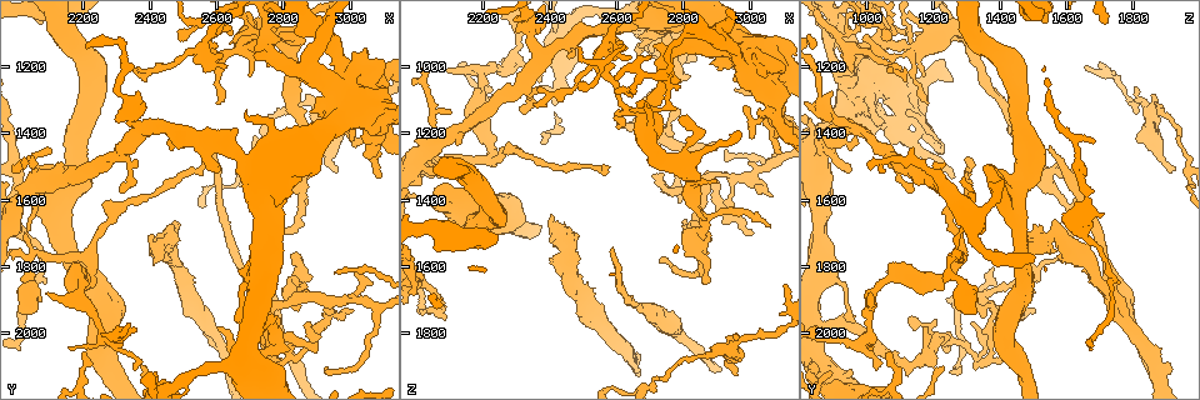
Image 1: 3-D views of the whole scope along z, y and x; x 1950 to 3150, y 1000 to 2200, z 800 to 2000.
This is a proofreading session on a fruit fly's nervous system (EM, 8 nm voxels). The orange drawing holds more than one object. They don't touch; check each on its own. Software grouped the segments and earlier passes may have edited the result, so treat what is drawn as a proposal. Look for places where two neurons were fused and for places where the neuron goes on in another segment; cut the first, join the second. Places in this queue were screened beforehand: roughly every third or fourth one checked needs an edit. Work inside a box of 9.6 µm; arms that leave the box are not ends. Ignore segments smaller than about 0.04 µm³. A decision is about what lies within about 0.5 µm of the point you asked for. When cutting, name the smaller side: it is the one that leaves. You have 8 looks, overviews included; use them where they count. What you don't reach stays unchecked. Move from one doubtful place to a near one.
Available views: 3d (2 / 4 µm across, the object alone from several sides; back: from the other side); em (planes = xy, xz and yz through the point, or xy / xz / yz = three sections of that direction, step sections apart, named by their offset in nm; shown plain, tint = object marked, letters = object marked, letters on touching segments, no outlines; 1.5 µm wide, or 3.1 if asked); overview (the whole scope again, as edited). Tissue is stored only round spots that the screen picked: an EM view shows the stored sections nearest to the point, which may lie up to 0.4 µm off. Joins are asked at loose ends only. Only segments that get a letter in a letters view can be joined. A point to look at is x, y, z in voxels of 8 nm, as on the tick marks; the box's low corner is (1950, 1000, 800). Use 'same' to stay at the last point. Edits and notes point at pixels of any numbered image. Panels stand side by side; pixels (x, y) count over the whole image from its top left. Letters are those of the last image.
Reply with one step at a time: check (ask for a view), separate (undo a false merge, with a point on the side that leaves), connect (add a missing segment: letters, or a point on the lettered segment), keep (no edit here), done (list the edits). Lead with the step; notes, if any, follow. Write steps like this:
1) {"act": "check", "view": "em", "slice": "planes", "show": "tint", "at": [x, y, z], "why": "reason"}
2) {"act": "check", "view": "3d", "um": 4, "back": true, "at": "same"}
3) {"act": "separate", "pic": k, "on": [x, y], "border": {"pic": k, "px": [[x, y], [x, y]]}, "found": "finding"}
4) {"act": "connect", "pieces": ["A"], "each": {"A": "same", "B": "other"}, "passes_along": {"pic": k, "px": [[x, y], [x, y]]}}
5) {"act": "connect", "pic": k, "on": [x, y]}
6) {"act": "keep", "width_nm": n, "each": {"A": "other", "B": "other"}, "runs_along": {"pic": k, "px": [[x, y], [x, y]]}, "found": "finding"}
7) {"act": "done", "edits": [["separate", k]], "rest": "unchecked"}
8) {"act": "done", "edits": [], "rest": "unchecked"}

{"act": "check", "view": "em", "slice": "xy", "step": 4, "show": "tint", "at": [2140, 1670, 1460], "why": "arms part here"}

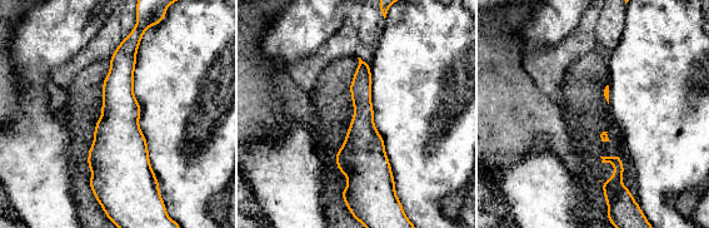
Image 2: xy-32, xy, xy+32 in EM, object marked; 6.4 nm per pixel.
{"act": "check", "view": "em", "slice": "planes", "show": "tint", "at": "same"}

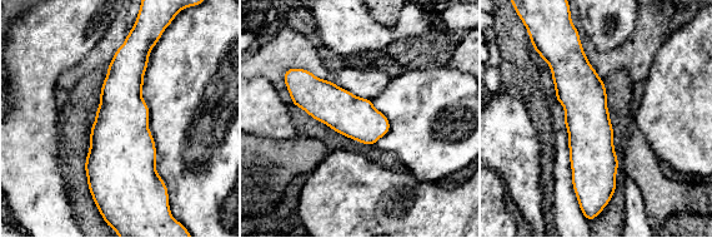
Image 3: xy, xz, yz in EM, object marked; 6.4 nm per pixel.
{"act": "check", "view": "em", "slice": "planes", "show": "letters", "at": "same", "why": "what lies round it"}

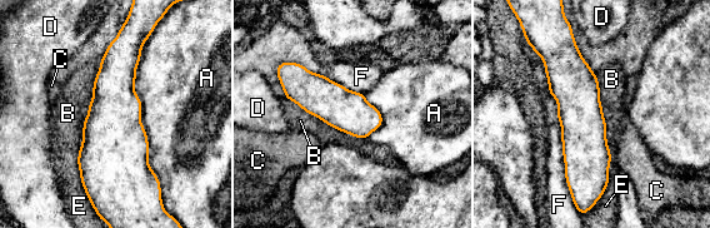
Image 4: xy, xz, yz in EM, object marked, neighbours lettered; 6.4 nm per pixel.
{"act": "keep", "each": {"A": "other", "B": "other", "C": "other", "D": "other", "E": "other", "F": "other"}, "runs_along": {"pic": 4, "px": [[571, 45], [588, 182]]}, "found": "one neuron here"}

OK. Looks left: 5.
{"act": "check", "view": "em", "slice": "yz", "step": 8, "show": "tint", "at": [2580, 1450, 1550], "why": "branch stops here"}

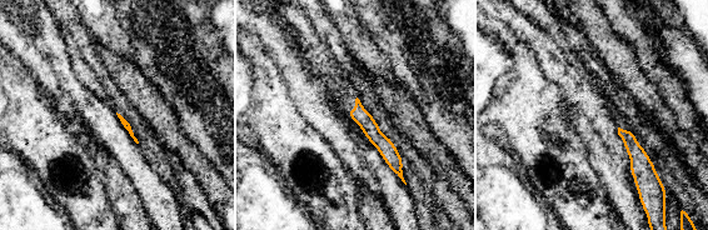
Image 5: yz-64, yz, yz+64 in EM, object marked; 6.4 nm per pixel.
{"act": "check", "view": "em", "slice": "planes", "show": "letters", "at": "same", "why": "another direction"}

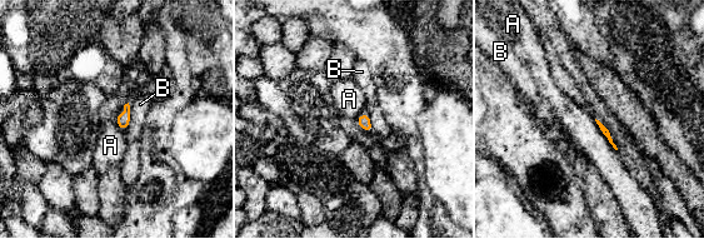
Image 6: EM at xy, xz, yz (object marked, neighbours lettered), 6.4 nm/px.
{"act": "keep", "longest_contact_nm": ["A", 240], "each": {"A": "other", "B": "other"}, "border": {"pic": 6, "px": [[594, 119], [615, 150]]}, "found": "none of them fits"}

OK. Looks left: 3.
{"act": "check", "view": "em", "slice": "xz", "step": 8, "show": "letters", "at": [2520, 1950, 1780], "why": "free end"}

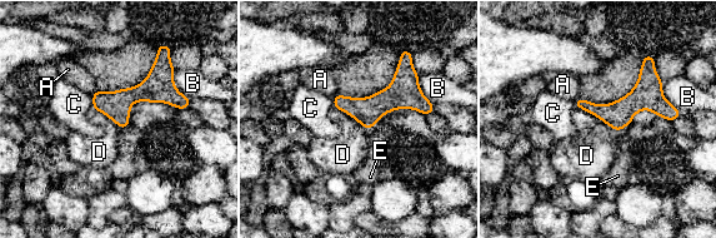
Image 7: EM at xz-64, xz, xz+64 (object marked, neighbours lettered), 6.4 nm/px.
{"act": "keep", "each": {"A": "other", "B": "other", "C": "other", "D": "other", "E": "other"}, "border": {"pic": 7, "px": [[576, 107], [594, 114], [616, 132]]}, "found": "none of them fits"}

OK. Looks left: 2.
{"act": "done", "edits": [], "rest": "unchecked"}

